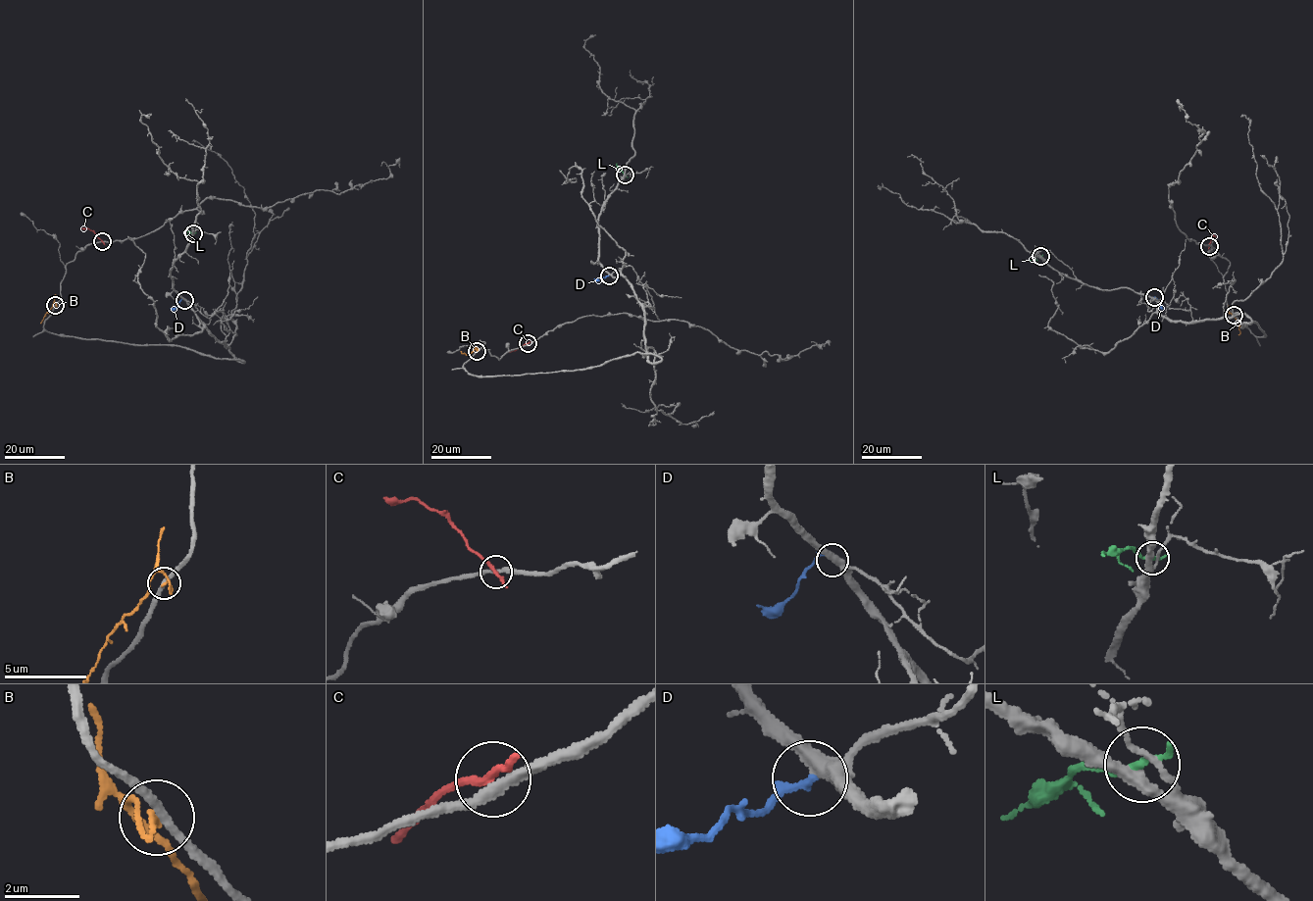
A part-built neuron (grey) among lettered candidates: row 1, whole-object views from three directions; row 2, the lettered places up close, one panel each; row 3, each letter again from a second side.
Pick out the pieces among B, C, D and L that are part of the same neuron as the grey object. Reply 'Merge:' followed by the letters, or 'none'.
Merge: D

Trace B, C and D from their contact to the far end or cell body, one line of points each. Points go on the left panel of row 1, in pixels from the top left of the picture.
B: (55, 305), (54, 303), (40, 323)
C: (102, 241), (92, 231), (81, 228)
D: (184, 300), (171, 308)

